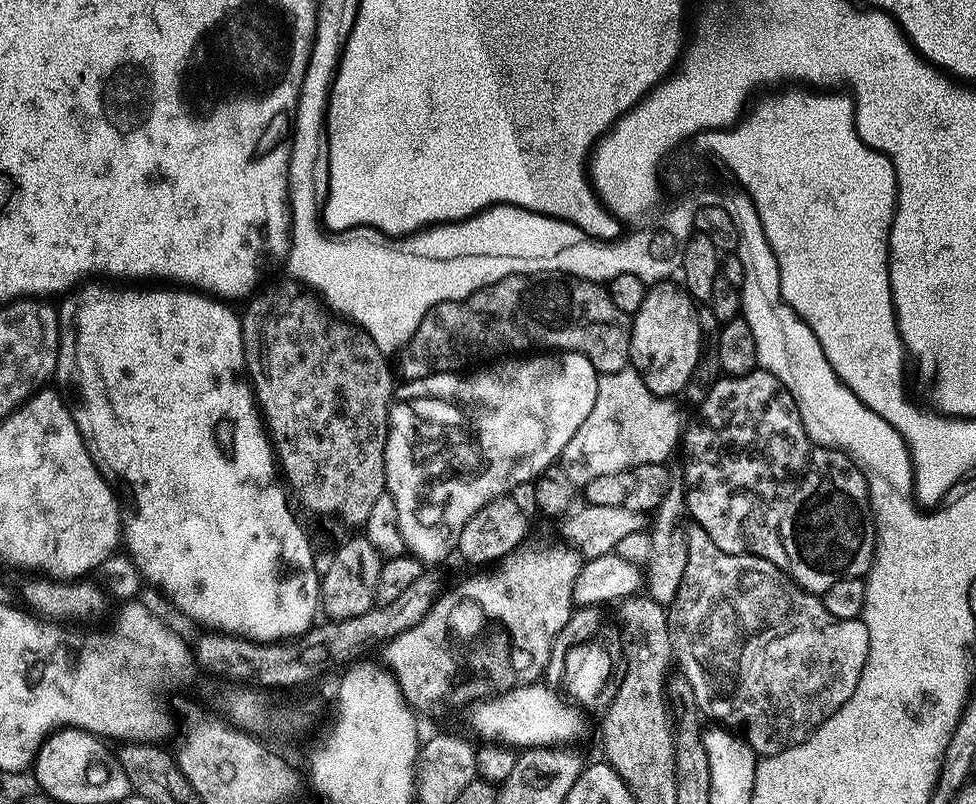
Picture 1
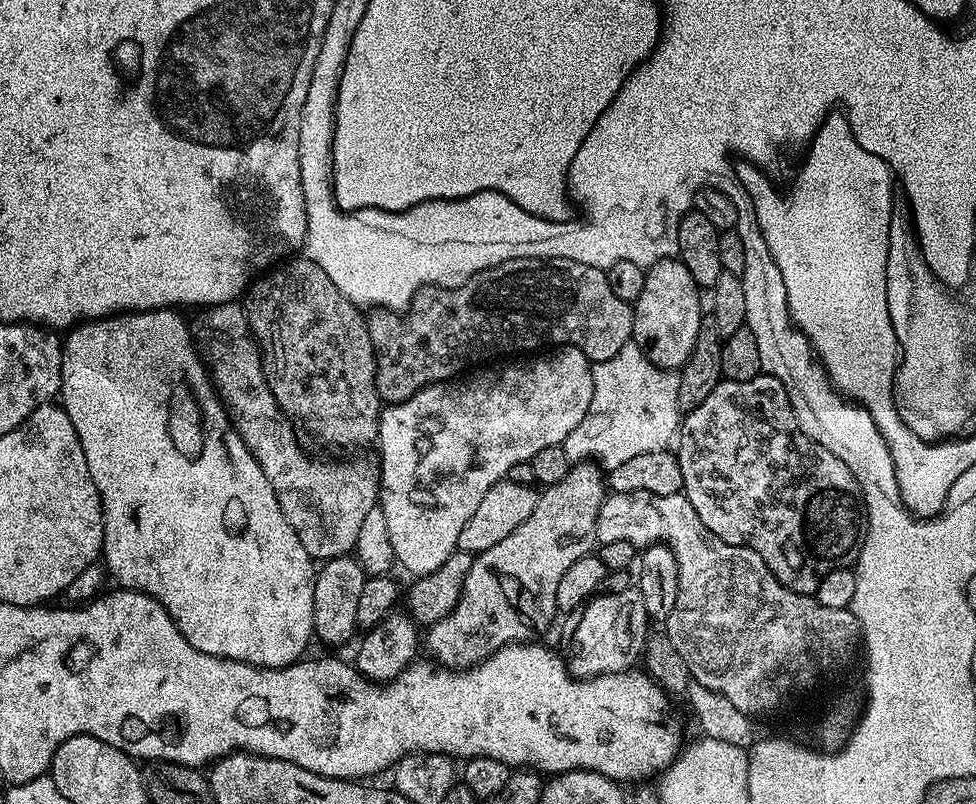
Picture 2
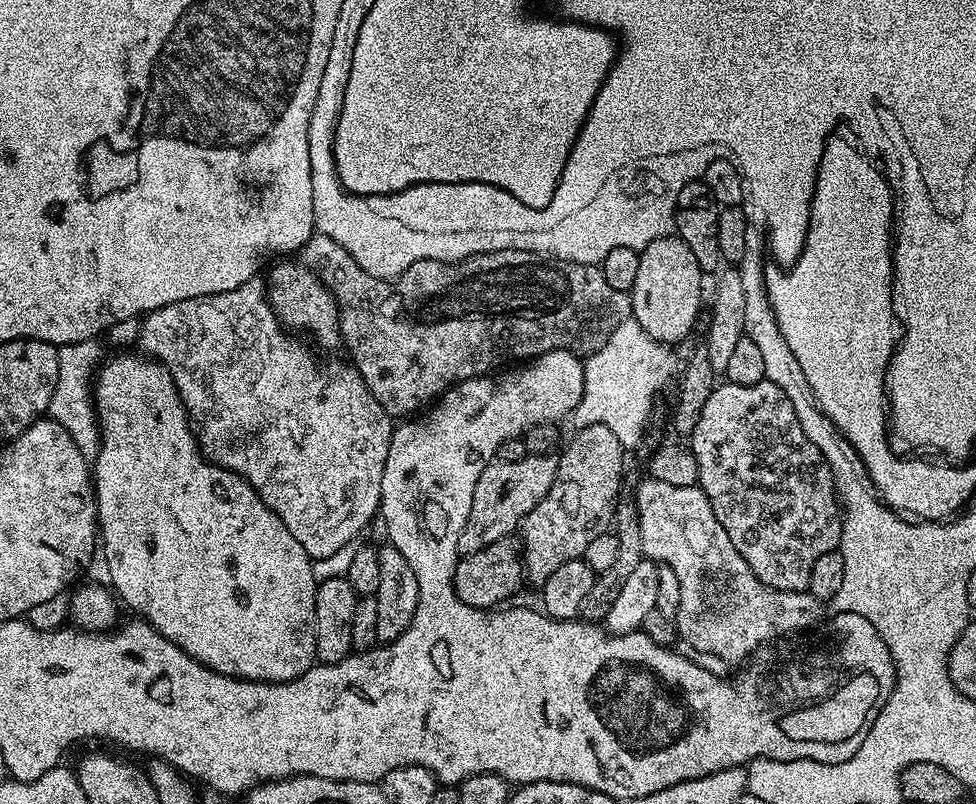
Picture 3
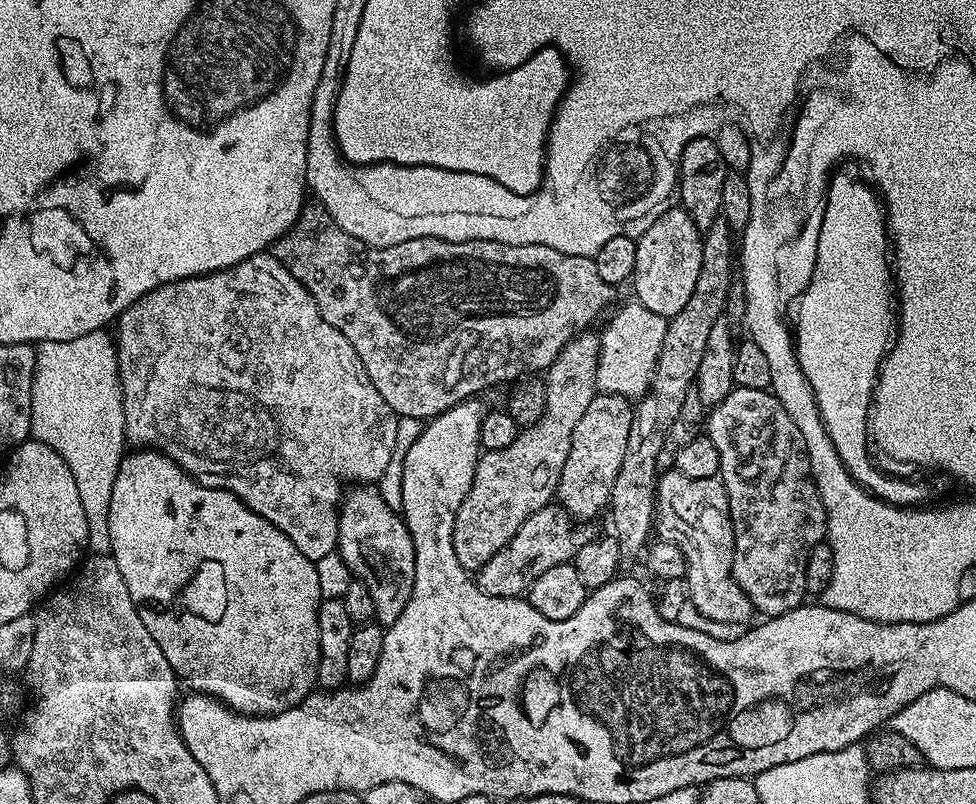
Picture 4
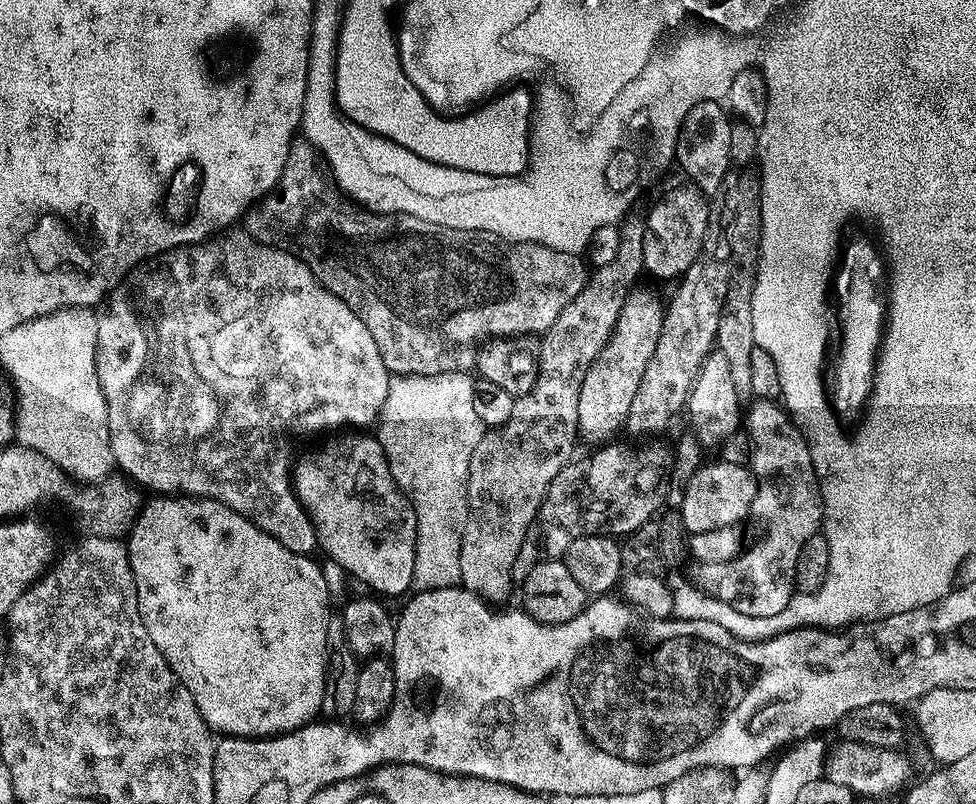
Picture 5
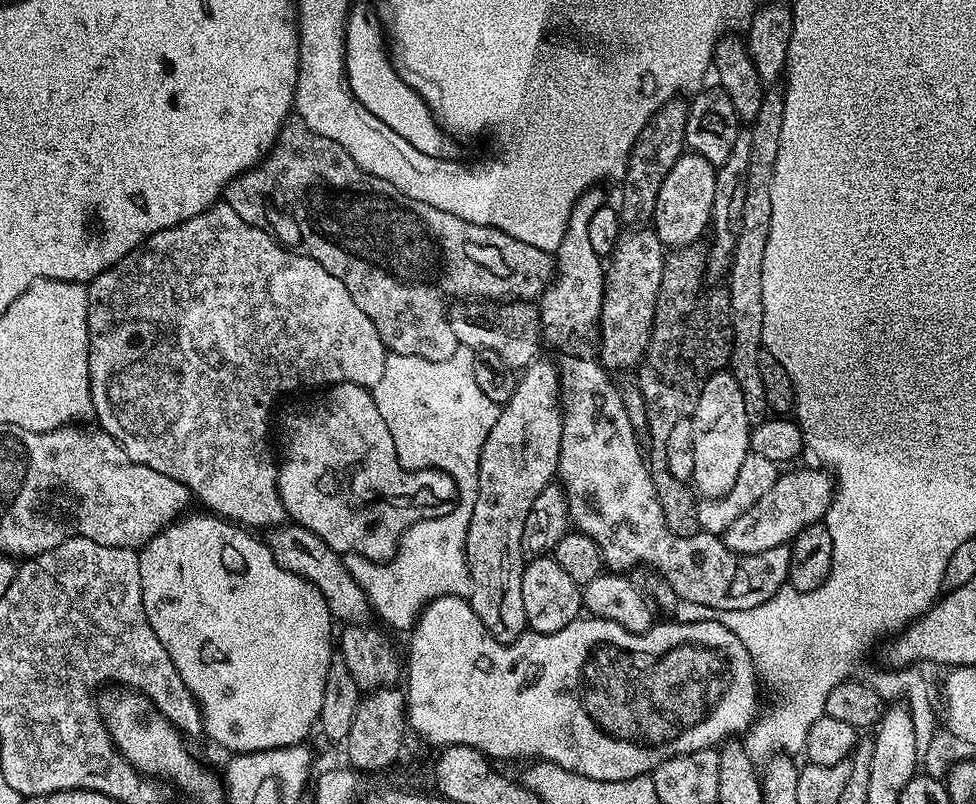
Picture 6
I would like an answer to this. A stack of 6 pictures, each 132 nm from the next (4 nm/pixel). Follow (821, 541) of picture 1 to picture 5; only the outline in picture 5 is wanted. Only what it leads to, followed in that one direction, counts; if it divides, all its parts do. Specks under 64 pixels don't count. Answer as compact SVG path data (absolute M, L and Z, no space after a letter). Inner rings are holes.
M756 398L751 403L742 416L742 432L747 441L746 460L751 471L764 472L762 495L757 494L752 503L753 509L759 512L760 508L760 517L756 520L761 528L760 537L724 564L703 565L699 569L698 584L709 596L734 606L738 614L770 618L782 614L796 592L798 554L802 554L802 546L821 531L824 503L800 427L776 400Z

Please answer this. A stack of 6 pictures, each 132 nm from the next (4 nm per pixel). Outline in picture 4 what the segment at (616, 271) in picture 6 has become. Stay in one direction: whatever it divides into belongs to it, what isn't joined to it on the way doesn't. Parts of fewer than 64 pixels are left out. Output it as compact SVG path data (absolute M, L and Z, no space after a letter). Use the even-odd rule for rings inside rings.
M597 394L590 406L586 406L586 414L582 414L574 426L570 454L566 454L566 466L562 466L555 499L559 507L577 521L595 521L595 516L609 507L614 478L618 478L622 457L626 454L626 438L630 438L633 411L633 405L623 396Z

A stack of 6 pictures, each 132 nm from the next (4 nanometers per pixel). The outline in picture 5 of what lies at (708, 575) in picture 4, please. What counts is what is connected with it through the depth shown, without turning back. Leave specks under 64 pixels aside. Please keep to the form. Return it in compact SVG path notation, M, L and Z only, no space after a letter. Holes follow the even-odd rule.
M715 463L699 467L684 488L678 515L684 519L689 533L739 525L739 520L753 511L752 503L758 494L757 477L744 464Z

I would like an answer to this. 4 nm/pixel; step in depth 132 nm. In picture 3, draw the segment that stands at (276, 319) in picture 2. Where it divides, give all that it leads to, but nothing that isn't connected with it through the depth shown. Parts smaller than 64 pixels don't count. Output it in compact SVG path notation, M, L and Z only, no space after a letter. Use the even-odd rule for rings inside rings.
M288 262L273 263L272 273L266 276L268 304L281 325L293 333L309 332L324 348L340 348L340 311L330 290L317 278L315 272L304 267L303 263L284 263Z

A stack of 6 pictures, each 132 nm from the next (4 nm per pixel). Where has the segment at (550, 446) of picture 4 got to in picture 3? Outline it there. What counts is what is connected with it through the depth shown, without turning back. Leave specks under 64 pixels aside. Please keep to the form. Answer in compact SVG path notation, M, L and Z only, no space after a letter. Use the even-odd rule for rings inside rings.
M526 455L518 458L518 462L502 462L497 459L488 464L486 470L478 478L478 486L474 486L474 502L470 502L470 518L466 518L466 526L458 534L458 550L460 556L469 556L482 550L488 544L502 539L503 536L515 533L520 522L554 486L556 473L555 455Z

